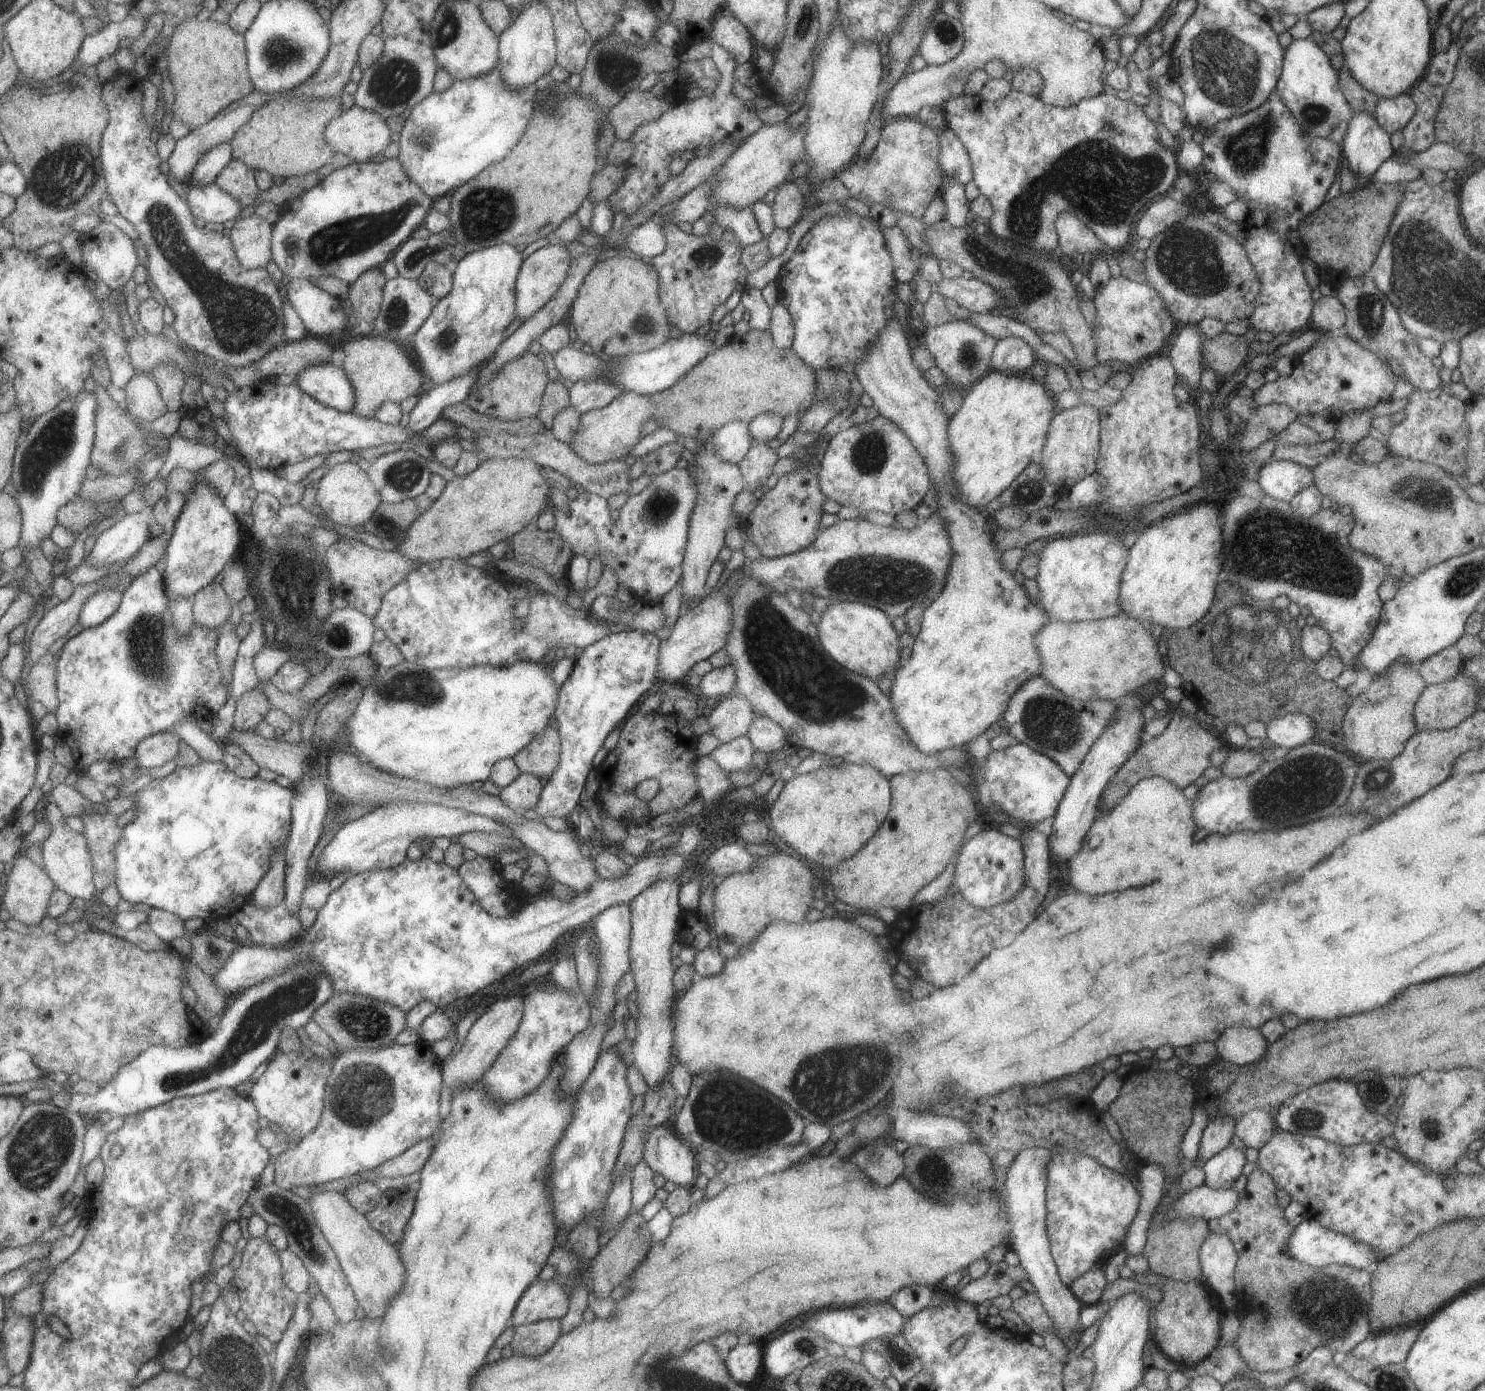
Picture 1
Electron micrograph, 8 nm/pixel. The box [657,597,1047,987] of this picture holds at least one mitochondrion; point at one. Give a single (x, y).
(788, 662)

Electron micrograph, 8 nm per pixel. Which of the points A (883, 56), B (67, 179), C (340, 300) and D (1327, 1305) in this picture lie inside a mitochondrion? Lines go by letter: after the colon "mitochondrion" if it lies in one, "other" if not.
A: other
B: mitochondrion
C: other
D: mitochondrion

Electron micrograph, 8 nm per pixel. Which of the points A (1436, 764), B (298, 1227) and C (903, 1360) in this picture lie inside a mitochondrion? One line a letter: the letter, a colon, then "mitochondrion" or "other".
A: other
B: mitochondrion
C: mitochondrion

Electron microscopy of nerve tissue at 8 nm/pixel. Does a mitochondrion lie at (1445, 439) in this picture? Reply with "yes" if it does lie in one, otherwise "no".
yes

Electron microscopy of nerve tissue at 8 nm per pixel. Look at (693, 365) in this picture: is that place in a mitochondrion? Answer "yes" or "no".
no

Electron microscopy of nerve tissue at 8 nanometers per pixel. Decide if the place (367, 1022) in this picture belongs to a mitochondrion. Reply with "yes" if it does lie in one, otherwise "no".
yes

